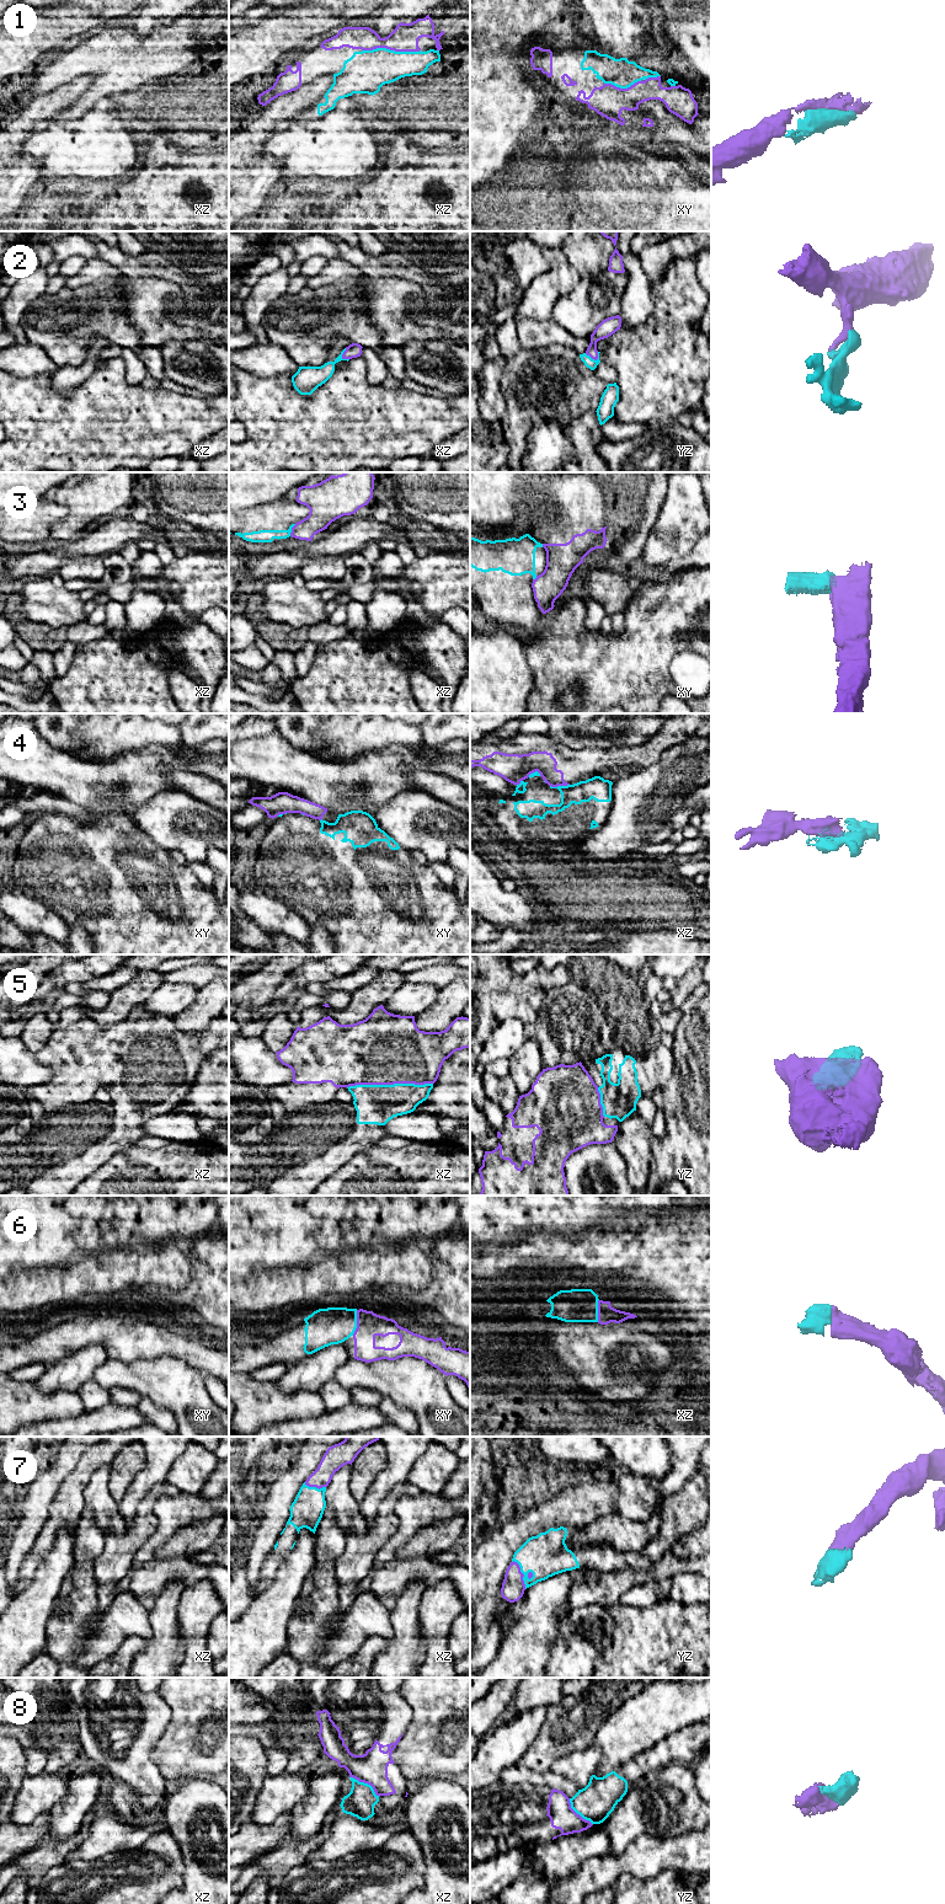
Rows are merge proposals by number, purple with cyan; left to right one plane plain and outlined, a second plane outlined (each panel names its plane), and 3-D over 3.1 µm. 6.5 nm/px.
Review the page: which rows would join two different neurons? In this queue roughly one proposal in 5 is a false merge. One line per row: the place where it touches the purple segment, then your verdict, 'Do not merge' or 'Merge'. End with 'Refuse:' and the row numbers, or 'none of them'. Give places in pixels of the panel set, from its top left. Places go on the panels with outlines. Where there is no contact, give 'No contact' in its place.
1: Touches purple at xz (390, 49). Merge
2: Touches purple at yz (592, 358). Merge
3: Touches purple at xz (292, 530). Do not merge
4: Touches purple at xz (559, 785). Do not merge
5: Touches purple at xz (389, 1084). Merge
6: Touches purple at xy (357, 1322). Merge
7: Touches purple at yz (523, 1574). Merge
8: Touches purple at xz (366, 1782). Do not merge
Refuse: 3, 4, 8

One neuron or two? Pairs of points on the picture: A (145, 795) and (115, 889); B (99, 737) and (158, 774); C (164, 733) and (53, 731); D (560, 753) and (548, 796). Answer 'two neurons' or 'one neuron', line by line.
A: two neurons
B: two neurons
C: one neuron
D: two neurons

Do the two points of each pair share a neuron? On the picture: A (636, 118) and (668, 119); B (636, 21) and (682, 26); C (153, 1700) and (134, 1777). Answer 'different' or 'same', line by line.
A: different
B: different
C: same

